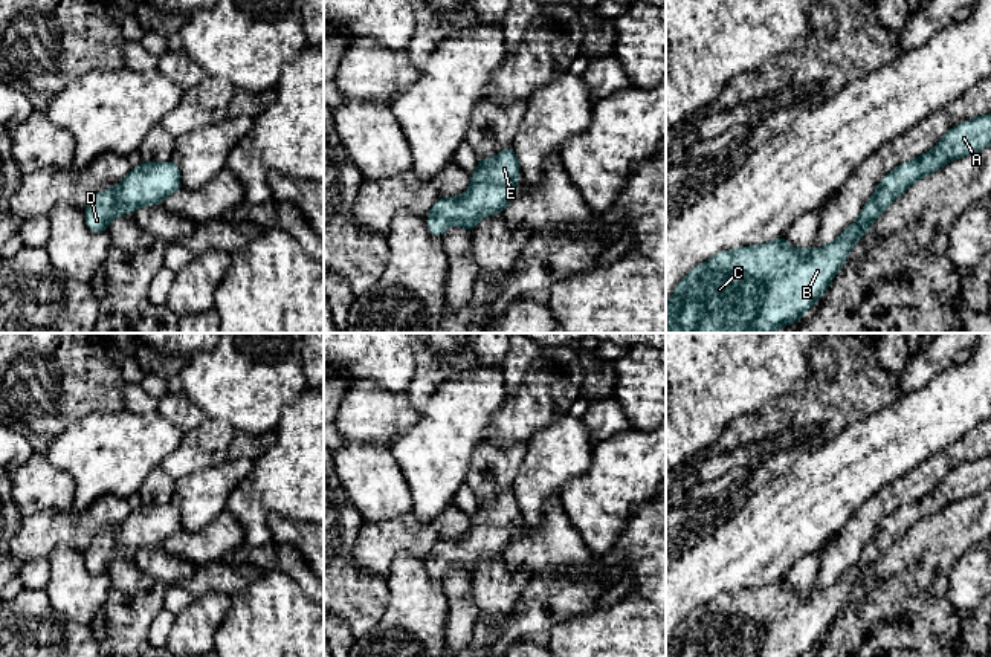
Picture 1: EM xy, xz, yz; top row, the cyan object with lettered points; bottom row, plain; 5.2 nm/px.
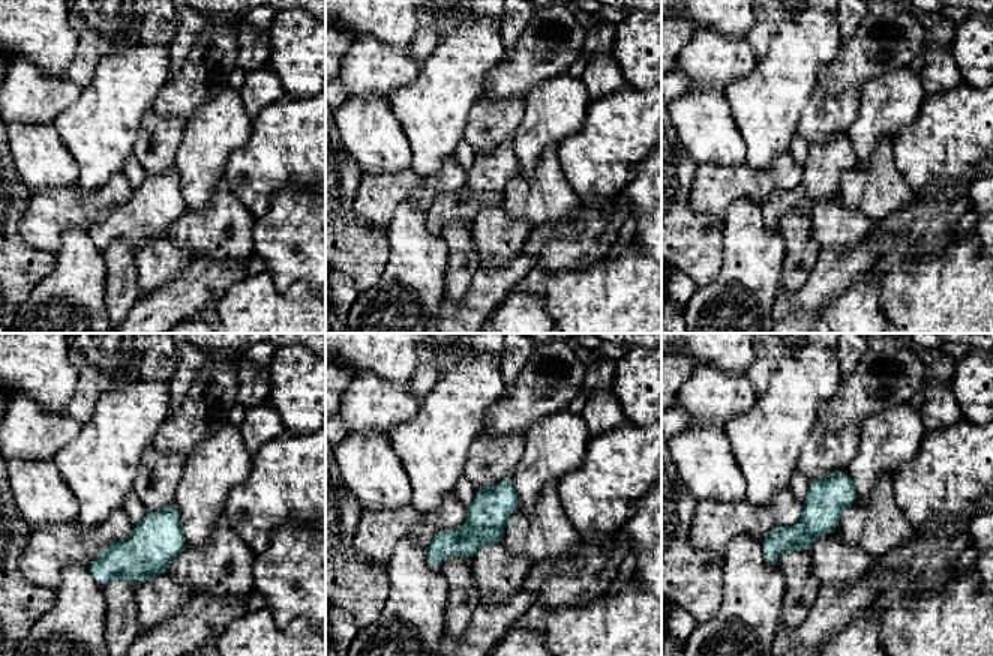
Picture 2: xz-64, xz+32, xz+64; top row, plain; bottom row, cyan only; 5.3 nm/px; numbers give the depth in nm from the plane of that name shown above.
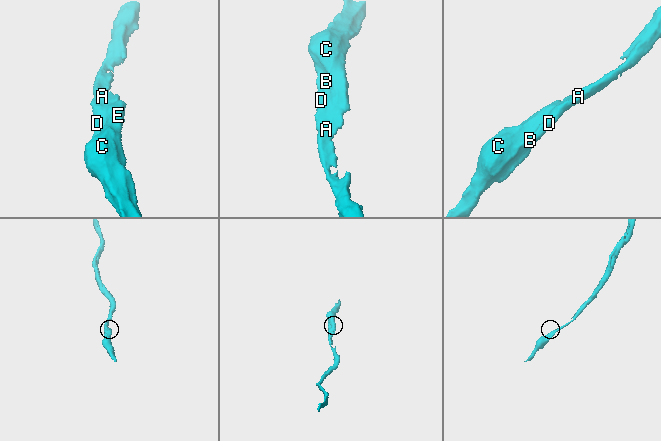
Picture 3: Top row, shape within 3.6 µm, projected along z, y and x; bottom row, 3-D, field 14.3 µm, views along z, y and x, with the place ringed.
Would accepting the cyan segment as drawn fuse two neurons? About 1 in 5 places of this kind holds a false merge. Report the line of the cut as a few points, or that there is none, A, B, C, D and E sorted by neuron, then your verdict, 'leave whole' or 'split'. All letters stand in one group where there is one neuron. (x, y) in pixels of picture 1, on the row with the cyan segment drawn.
no cut; A B C D E; leave whole

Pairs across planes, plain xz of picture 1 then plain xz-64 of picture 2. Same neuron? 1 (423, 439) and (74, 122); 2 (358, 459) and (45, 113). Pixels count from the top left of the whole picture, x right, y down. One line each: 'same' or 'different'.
1: same
2: different

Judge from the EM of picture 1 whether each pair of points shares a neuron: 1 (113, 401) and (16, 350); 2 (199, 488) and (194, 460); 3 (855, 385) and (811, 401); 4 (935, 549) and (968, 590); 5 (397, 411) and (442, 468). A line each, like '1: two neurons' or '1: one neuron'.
1: one neuron
2: two neurons
3: one neuron
4: two neurons
5: two neurons

